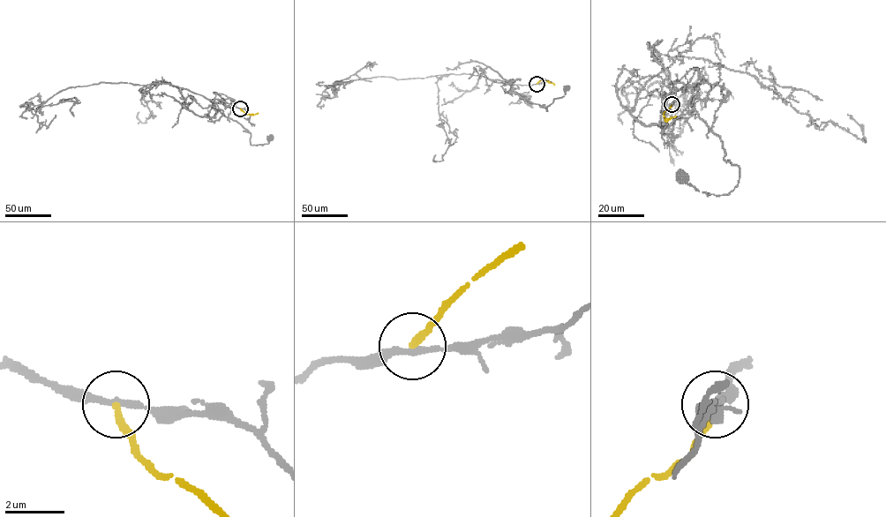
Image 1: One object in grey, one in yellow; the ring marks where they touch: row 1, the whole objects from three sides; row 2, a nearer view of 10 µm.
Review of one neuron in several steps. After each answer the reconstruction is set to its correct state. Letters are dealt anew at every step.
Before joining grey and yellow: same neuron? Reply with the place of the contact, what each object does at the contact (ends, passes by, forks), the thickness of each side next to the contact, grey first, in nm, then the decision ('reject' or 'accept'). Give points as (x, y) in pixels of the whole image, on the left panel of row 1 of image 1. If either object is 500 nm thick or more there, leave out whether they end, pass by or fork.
at (240, 108); grey passes by; yellow ends there; 200 nm thick on the grey side, 220 nm on the other; reject

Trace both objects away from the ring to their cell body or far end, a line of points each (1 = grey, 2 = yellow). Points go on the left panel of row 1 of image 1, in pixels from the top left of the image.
1: (240, 108), (221, 100), (221, 103), (212, 101), (216, 112), (251, 133), (251, 145), (267, 144), (271, 136)
2: (240, 108), (250, 115), (258, 113)

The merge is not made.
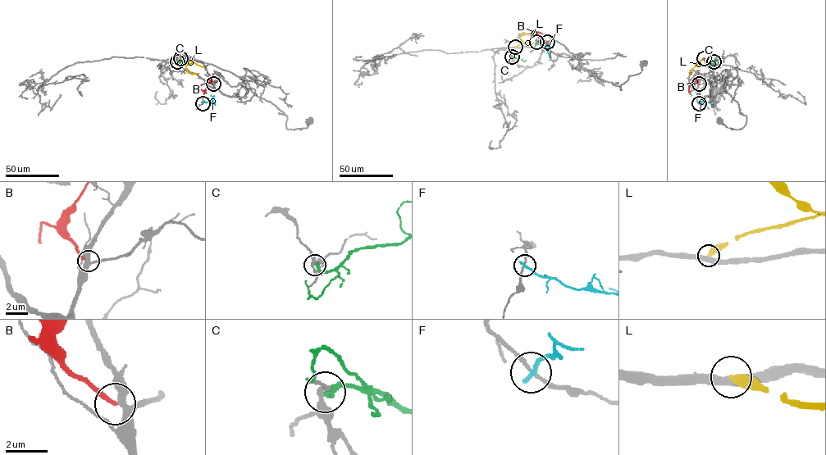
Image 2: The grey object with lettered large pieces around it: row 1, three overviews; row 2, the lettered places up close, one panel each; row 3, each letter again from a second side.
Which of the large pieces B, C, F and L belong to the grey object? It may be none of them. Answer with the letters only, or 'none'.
none

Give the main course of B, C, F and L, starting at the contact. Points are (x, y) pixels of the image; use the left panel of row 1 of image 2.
B: (213, 84), (207, 80), (198, 86), (206, 93)
C: (177, 61), (191, 60)
F: (203, 102), (212, 100), (215, 105)
L: (180, 58), (192, 61), (185, 66), (188, 72), (198, 73)

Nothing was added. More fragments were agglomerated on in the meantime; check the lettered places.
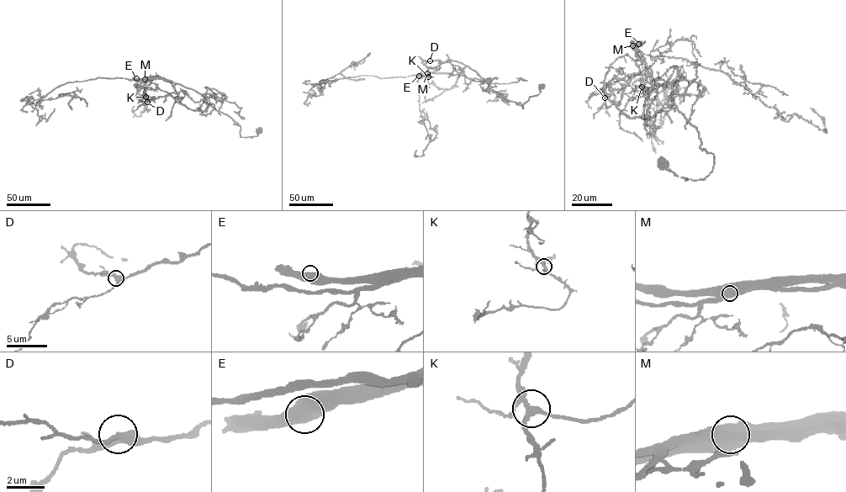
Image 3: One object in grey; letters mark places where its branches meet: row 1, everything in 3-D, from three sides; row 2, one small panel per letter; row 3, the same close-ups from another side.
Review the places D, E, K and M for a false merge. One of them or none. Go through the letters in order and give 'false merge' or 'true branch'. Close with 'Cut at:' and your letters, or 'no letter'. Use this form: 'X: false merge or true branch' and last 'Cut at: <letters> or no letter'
D: true branch
E: true branch
K: true branch
M: false merge
Cut at: M

